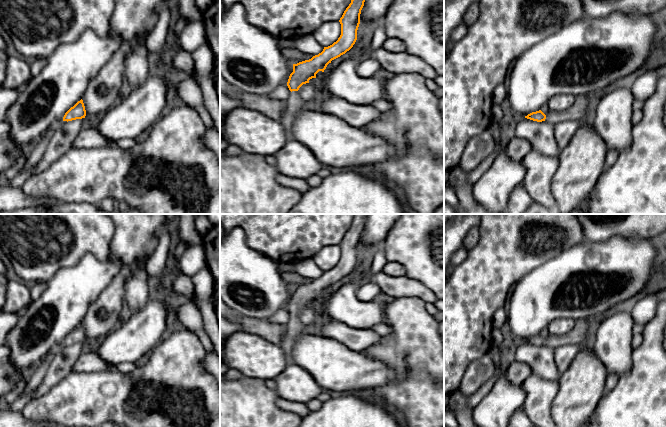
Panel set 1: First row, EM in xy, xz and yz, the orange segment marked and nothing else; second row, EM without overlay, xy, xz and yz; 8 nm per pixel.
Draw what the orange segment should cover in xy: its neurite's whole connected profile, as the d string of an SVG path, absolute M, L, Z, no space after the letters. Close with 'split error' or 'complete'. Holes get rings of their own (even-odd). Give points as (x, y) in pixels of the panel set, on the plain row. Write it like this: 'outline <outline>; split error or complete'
outline M81 323L65 337L63 345L68 346L76 343L82 343L85 342L85 340L86 340L86 334L83 324Z; complete

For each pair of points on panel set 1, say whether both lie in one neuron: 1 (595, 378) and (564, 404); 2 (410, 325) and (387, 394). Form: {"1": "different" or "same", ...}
{"1": "same", "2": "same"}

